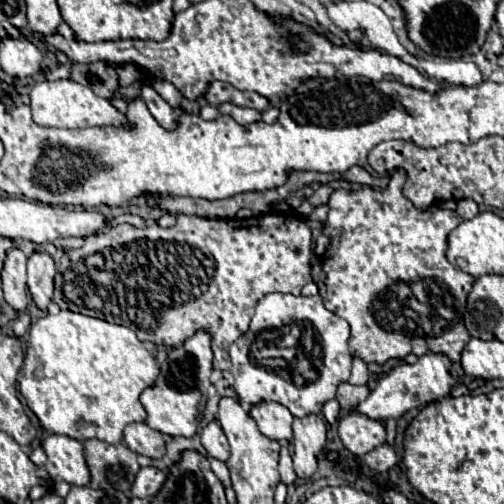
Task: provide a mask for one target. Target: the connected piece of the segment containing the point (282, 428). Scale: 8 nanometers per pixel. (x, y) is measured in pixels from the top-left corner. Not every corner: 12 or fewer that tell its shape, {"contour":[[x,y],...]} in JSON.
{"contour":[[279,402],[251,406],[259,432],[291,440],[293,414]]}

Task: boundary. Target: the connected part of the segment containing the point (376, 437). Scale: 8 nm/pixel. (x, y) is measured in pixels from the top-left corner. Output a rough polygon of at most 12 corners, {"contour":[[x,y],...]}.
{"contour":[[357,410],[341,414],[337,434],[357,458],[385,442],[385,428]]}

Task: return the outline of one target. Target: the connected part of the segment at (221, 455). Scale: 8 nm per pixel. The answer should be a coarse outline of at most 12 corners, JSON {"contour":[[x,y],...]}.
{"contour":[[217,420],[201,432],[209,456],[227,460],[229,442]]}

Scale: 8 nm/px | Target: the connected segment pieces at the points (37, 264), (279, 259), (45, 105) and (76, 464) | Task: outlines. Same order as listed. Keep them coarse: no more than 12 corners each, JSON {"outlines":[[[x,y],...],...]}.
{"outlines":[[[33,252],[27,260],[27,286],[37,308],[53,298],[55,262]],[[179,214],[67,252],[73,312],[213,368],[311,280],[297,214]],[[75,80],[35,84],[33,120],[53,128],[127,126]],[[49,434],[45,470],[55,482],[89,484],[79,440]]]}

